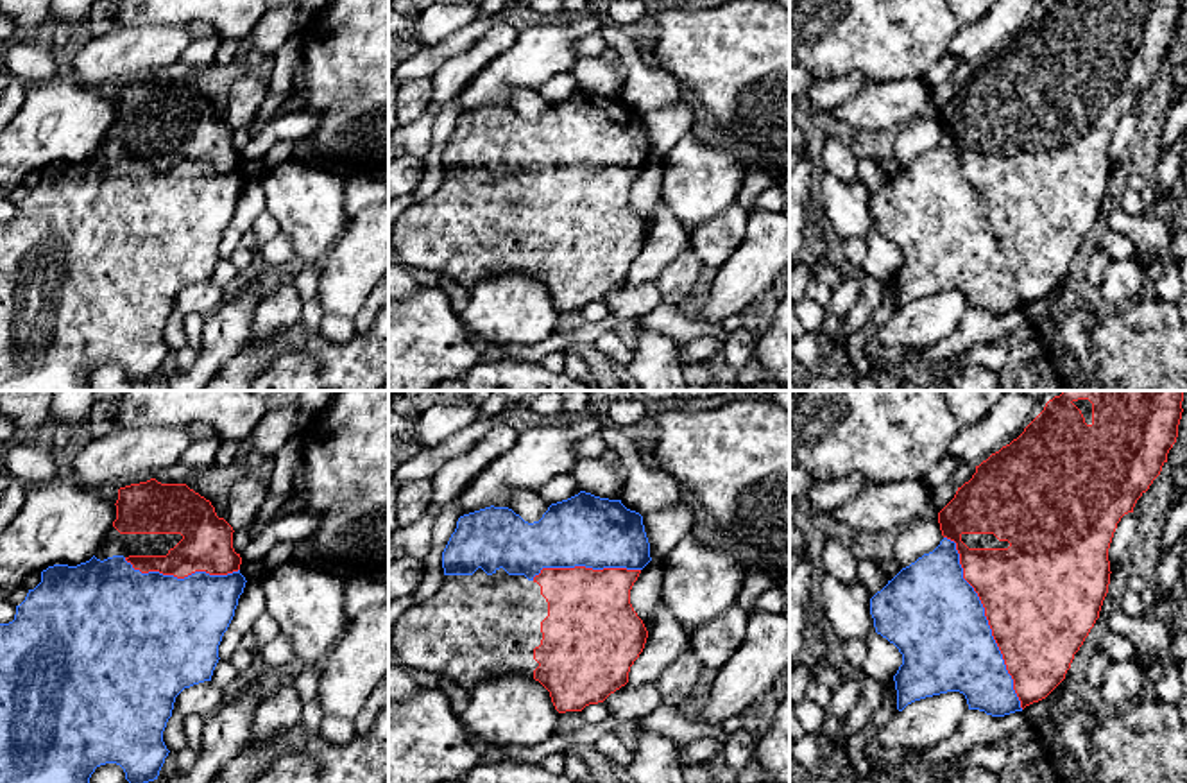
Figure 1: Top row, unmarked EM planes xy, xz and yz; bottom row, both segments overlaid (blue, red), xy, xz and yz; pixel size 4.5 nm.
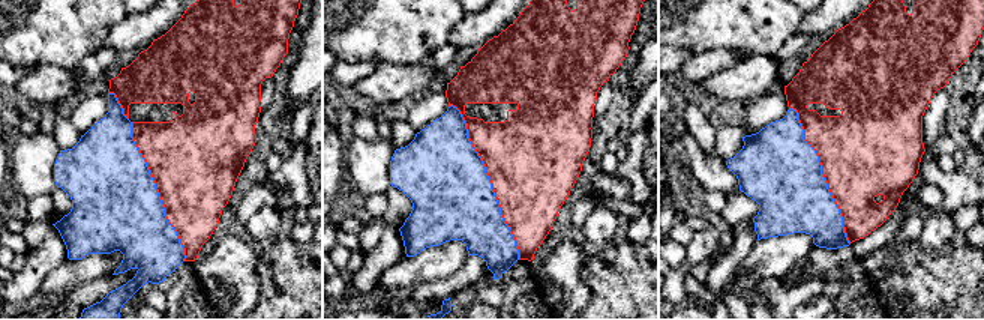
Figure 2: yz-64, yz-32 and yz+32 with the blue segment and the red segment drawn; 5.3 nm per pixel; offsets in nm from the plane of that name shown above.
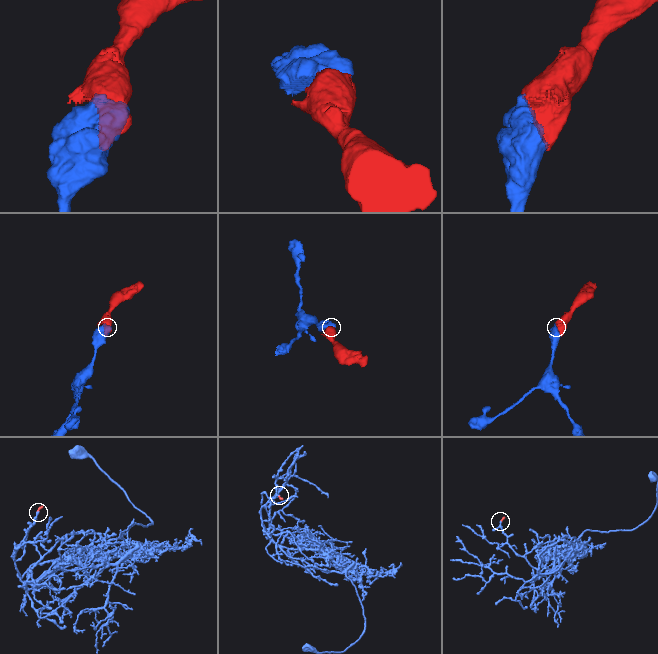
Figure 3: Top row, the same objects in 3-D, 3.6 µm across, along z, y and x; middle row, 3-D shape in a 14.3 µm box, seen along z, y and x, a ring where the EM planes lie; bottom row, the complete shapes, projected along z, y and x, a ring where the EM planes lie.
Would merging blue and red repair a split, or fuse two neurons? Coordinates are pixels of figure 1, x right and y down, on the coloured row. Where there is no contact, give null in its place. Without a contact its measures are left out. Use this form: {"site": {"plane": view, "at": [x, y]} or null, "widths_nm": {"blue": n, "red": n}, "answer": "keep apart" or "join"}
{"site": {"plane": "yz", "at": [987, 620]}, "widths_nm": {"blue": 440, "red": 500}, "answer": "join"}

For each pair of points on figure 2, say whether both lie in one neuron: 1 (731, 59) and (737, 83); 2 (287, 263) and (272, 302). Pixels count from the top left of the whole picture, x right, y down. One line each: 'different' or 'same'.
1: different
2: same

